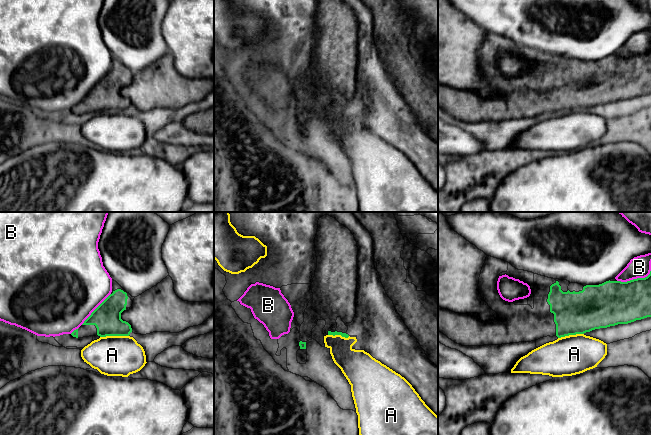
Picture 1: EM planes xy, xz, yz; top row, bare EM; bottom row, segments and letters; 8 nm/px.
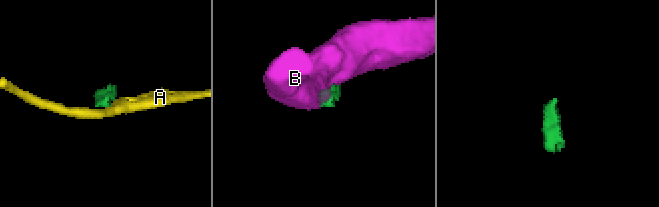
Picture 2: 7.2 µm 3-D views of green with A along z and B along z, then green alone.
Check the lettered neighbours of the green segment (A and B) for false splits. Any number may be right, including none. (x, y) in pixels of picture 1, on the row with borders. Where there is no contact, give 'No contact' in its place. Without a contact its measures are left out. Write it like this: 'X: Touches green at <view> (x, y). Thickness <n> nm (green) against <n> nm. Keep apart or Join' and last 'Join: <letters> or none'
A: Touches green at xy (114, 335). Thickness 220 nm (green) against 320 nm. Keep apart
B: Touches green at yz (634, 279). Thickness 360 nm (green) against 180 nm. Keep apart
Join: none

